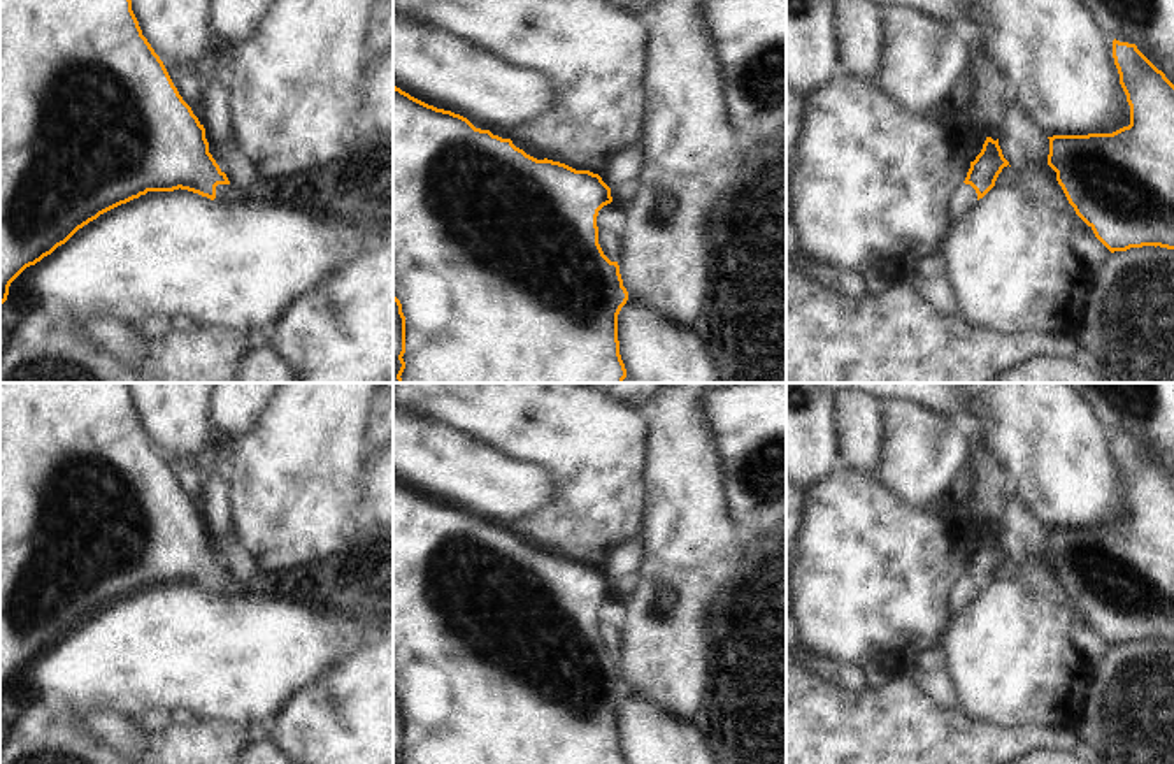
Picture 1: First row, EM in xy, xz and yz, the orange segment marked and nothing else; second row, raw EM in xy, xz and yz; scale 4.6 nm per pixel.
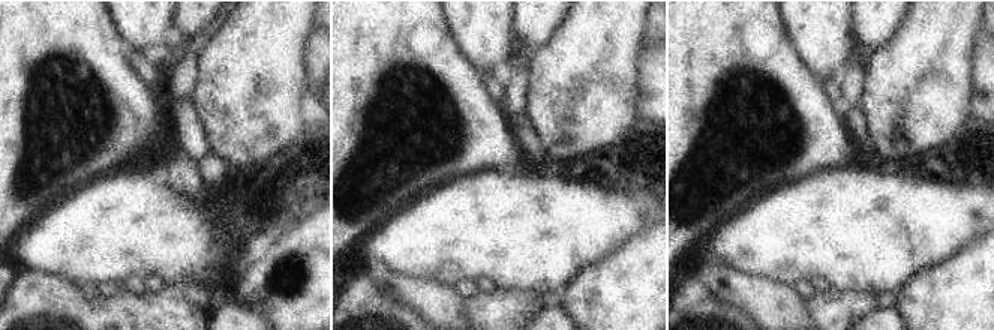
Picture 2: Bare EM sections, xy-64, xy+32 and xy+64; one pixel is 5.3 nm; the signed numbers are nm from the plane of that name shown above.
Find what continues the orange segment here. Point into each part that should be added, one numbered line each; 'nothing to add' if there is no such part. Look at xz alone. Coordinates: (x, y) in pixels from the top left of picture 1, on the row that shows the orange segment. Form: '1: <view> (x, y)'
nothing to add

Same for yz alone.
1: yz (966, 197)

